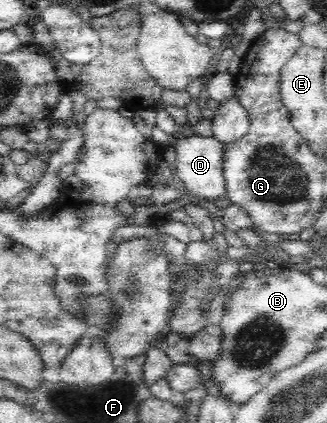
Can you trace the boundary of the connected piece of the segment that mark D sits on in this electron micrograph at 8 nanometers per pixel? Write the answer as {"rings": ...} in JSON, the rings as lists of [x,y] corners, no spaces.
{"rings":[[[192,135],[177,139],[173,144],[176,152],[175,173],[183,182],[183,186],[195,197],[217,199],[225,192],[224,176],[222,175],[222,158],[224,145],[213,137]]]}

